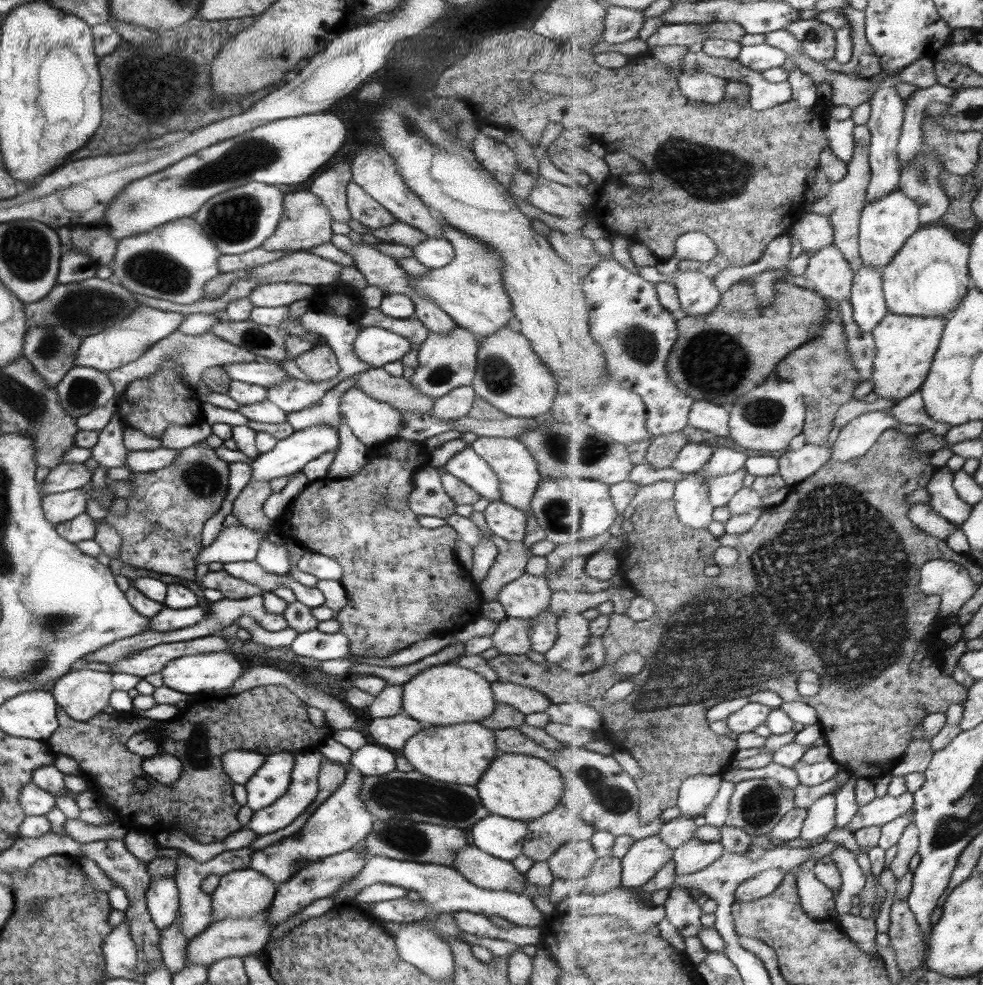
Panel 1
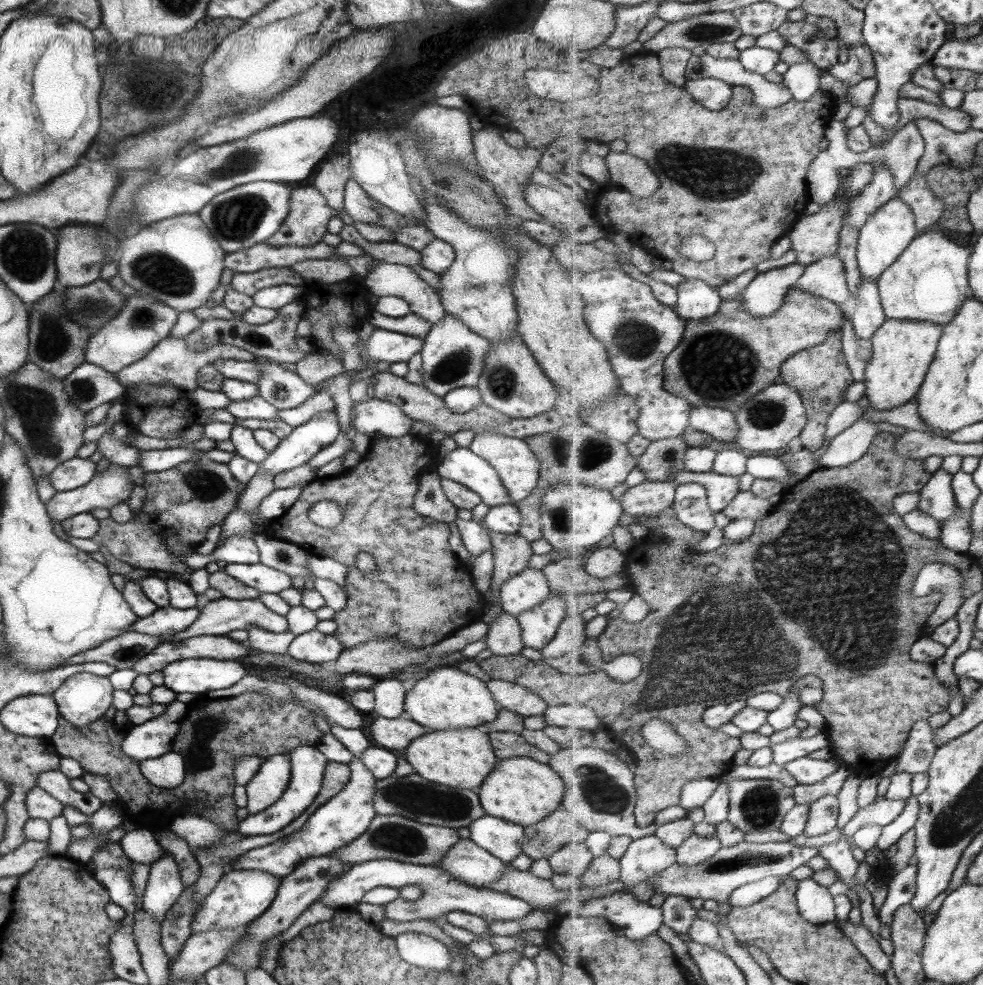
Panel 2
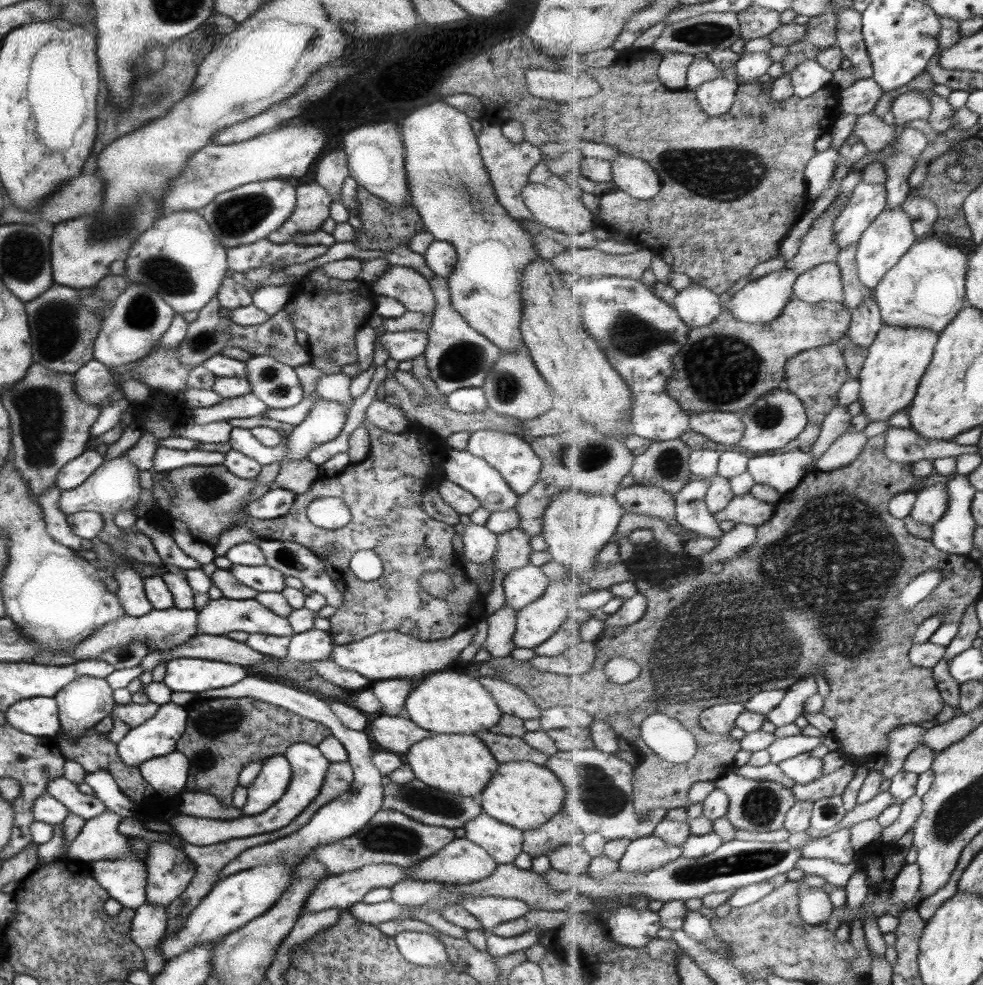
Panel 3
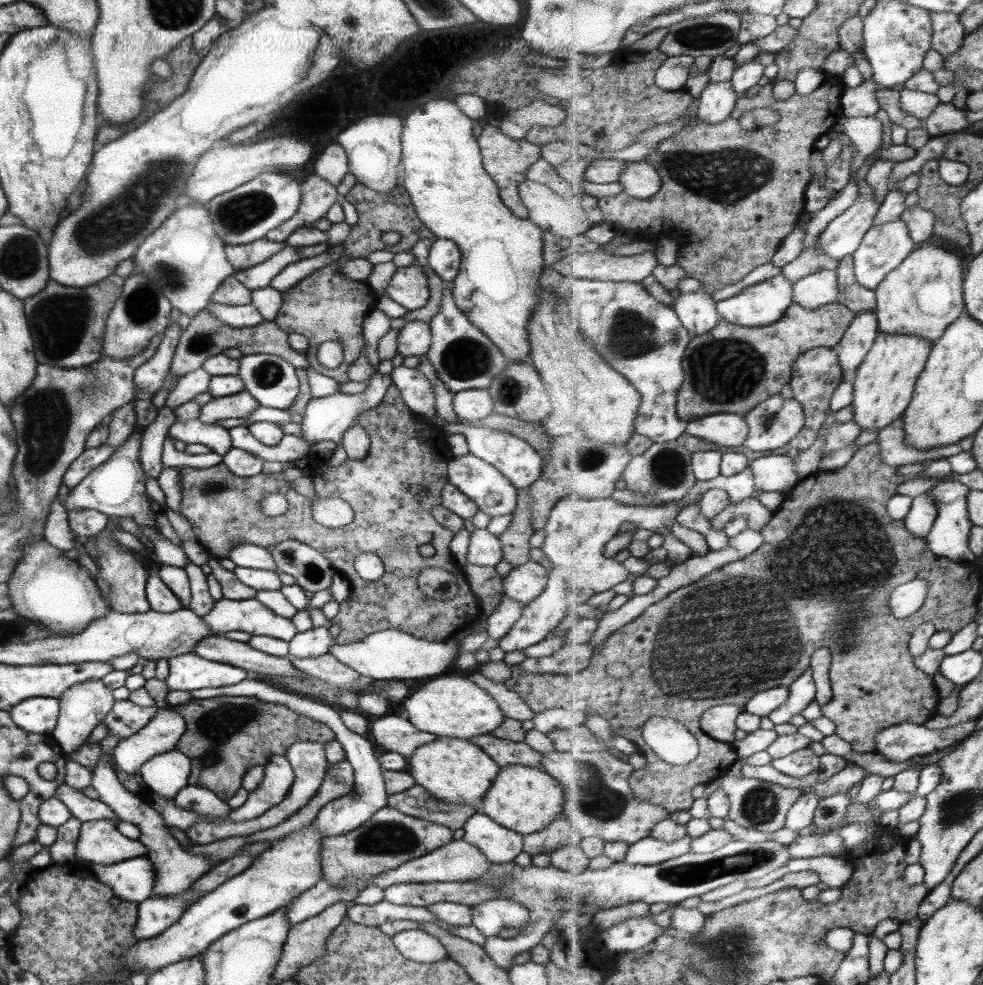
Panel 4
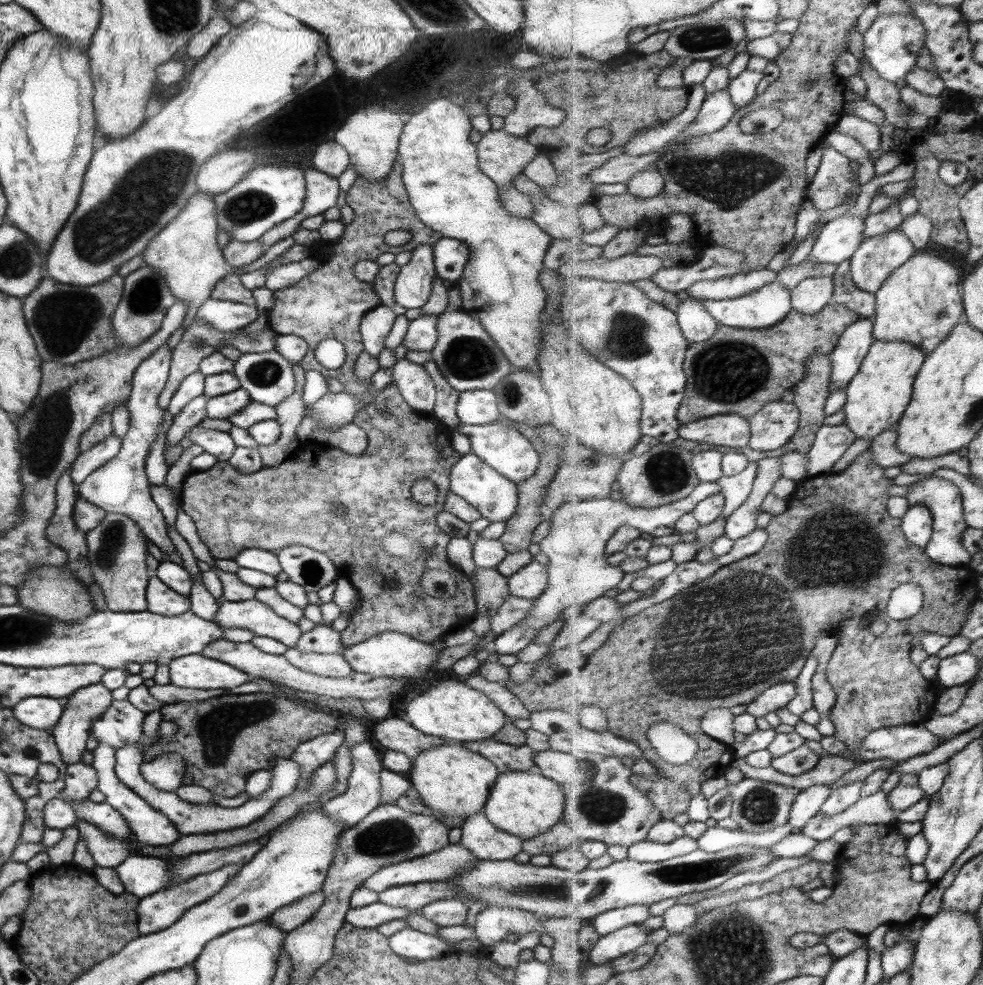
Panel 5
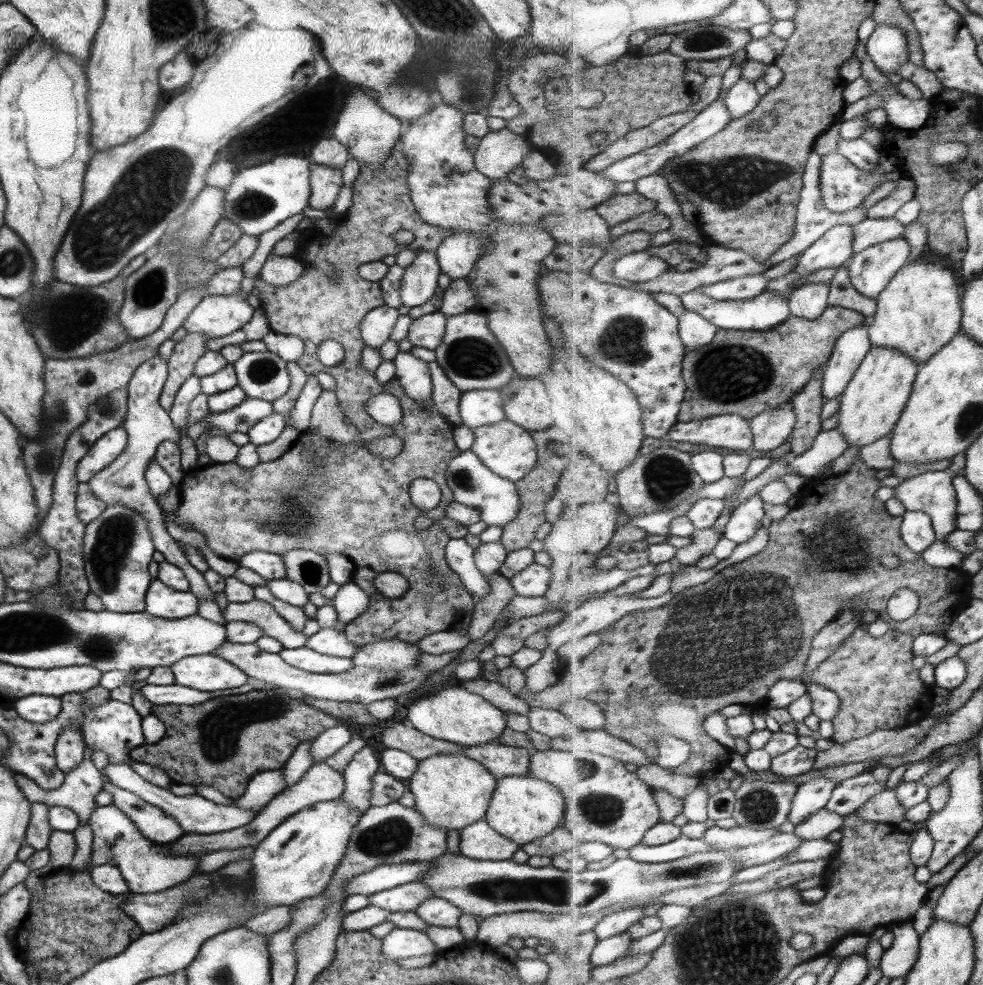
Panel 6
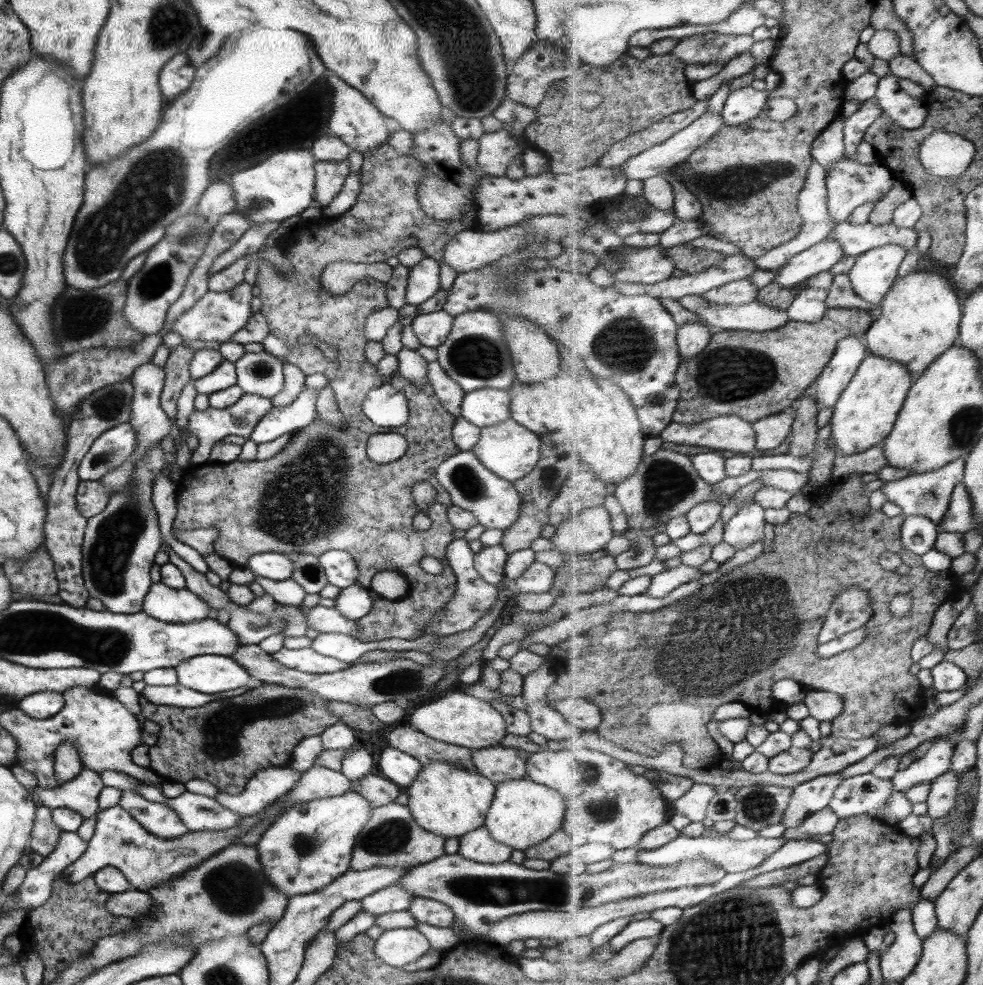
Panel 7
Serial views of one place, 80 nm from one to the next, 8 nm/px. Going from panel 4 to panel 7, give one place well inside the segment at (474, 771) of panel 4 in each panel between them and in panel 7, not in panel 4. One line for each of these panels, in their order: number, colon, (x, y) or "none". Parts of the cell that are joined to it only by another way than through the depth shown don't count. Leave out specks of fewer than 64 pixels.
5: (451, 781)
6: (450, 791)
7: (445, 800)

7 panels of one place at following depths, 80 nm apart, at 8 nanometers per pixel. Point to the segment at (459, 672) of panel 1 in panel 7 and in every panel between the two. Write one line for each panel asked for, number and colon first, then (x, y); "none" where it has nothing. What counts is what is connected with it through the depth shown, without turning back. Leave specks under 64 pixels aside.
2: (447, 698)
3: (449, 702)
4: (451, 706)
5: (451, 710)
6: (454, 715)
7: (458, 719)

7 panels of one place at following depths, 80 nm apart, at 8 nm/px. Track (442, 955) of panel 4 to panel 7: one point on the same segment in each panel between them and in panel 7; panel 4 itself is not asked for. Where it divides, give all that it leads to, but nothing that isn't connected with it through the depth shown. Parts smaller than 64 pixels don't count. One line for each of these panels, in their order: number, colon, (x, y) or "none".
5: (406, 943)
6: (398, 943)
7: (396, 947)

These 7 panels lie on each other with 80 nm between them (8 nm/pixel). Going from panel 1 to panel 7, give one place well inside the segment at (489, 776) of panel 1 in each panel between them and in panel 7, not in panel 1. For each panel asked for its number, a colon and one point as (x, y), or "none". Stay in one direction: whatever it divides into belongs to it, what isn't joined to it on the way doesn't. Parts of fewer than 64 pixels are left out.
2: (522, 791)
3: (521, 794)
4: (524, 799)
5: (523, 804)
6: (521, 809)
7: (522, 813)

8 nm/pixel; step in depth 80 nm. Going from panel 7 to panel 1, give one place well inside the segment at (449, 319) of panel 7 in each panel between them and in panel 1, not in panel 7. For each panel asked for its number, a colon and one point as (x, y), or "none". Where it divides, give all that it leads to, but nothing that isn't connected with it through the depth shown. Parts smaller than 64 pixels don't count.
1: (376, 346)
2: (382, 346)
3: (405, 345)
4: (414, 338)
5: (421, 334)
6: (426, 331)

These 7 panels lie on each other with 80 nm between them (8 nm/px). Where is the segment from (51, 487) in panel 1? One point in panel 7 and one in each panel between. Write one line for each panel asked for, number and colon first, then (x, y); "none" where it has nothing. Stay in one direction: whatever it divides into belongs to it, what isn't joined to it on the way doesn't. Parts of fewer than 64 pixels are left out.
2: (70, 474)
3: (77, 470)
4: (89, 459)
5: (102, 452)
6: (106, 448)
7: (112, 447)

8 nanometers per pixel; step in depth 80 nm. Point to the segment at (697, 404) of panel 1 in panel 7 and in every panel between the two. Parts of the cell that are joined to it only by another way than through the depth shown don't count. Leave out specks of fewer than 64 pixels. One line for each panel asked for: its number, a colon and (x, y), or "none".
2: (721, 424)
3: (721, 427)
4: (729, 429)
5: (723, 430)
6: (730, 431)
7: (729, 432)

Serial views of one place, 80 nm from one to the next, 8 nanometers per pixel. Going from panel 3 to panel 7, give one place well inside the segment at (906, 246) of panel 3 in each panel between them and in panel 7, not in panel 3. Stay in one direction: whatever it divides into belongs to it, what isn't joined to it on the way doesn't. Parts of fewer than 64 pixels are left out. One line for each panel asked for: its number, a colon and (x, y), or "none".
4: (884, 248)
5: (877, 257)
6: (871, 271)
7: (875, 272)

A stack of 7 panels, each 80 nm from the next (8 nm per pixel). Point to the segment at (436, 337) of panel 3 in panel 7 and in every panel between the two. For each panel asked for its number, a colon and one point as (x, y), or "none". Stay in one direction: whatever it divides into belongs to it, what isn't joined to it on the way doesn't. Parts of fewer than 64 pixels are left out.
4: (463, 357)
5: (466, 356)
6: (471, 358)
7: (474, 354)

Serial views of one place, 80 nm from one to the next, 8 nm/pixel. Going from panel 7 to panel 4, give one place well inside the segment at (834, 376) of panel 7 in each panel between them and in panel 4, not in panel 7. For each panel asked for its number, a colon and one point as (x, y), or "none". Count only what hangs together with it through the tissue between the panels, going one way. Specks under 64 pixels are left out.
4: (862, 332)
5: (854, 345)
6: (852, 347)

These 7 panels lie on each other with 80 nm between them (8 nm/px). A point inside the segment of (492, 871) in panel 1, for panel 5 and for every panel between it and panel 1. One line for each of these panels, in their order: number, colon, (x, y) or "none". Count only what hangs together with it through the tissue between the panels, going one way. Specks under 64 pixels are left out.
2: (464, 861)
3: (460, 862)
4: (456, 861)
5: (440, 865)

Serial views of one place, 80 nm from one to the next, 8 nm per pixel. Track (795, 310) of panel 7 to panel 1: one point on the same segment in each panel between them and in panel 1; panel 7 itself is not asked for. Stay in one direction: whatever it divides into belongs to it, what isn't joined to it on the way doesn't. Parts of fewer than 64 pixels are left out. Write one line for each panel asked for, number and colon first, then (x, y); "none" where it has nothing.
1: (831, 273)
2: (828, 277)
3: (825, 282)
4: (820, 288)
5: (812, 295)
6: (810, 301)

